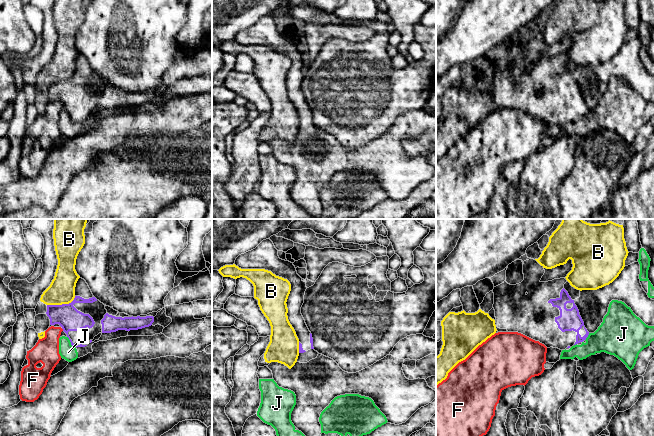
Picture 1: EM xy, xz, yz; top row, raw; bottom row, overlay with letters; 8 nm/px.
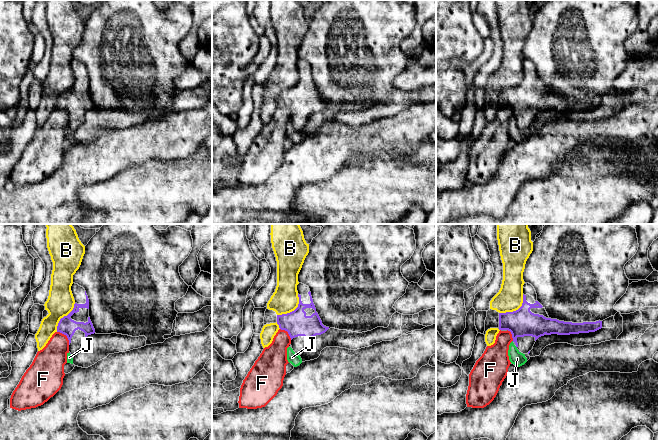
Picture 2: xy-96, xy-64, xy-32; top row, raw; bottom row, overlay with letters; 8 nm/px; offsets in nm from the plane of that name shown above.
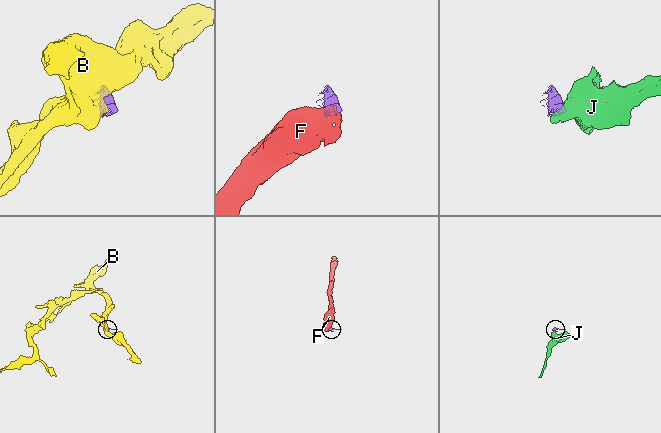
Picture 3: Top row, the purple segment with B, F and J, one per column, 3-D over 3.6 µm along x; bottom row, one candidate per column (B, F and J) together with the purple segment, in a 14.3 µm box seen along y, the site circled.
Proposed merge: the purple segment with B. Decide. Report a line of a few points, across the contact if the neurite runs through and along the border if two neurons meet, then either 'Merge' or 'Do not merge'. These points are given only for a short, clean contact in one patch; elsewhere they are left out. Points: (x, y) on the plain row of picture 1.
Line: xy (75, 72), (68, 79), (47, 81). Do not merge

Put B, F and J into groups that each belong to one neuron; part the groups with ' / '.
B / F / J

